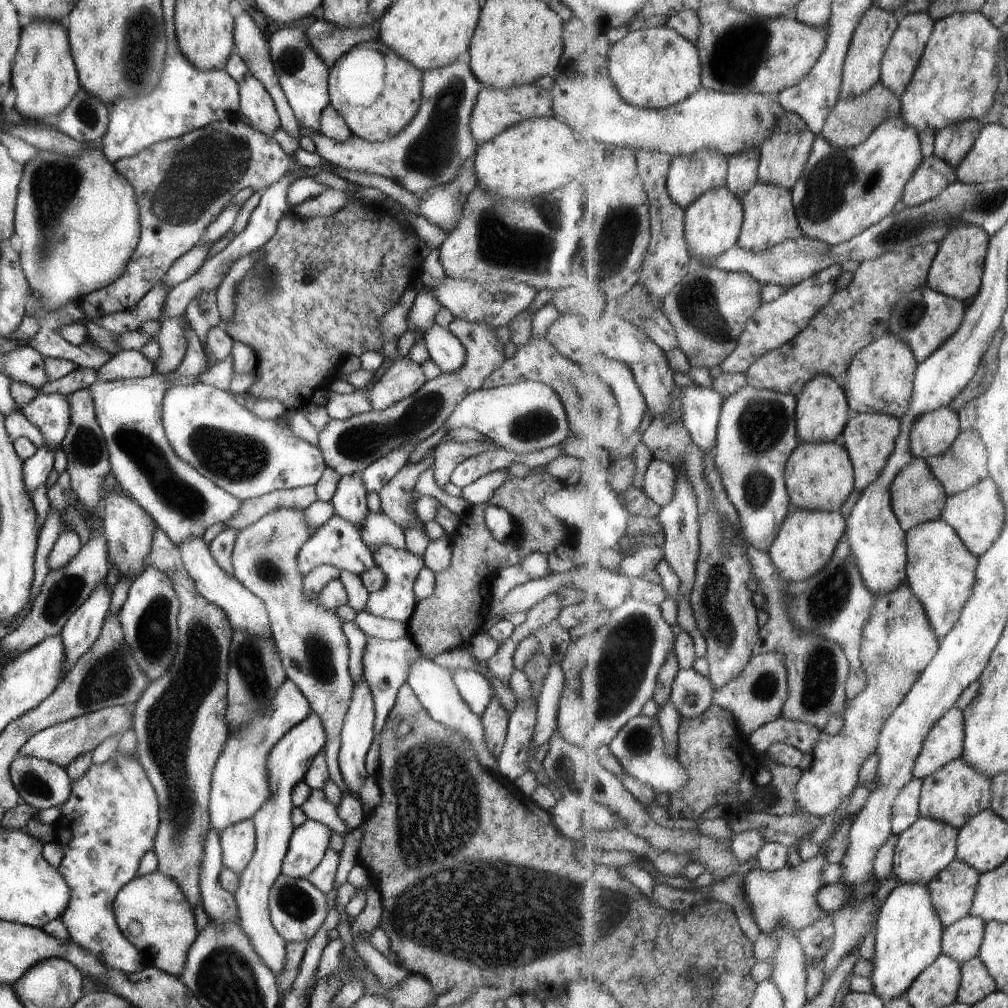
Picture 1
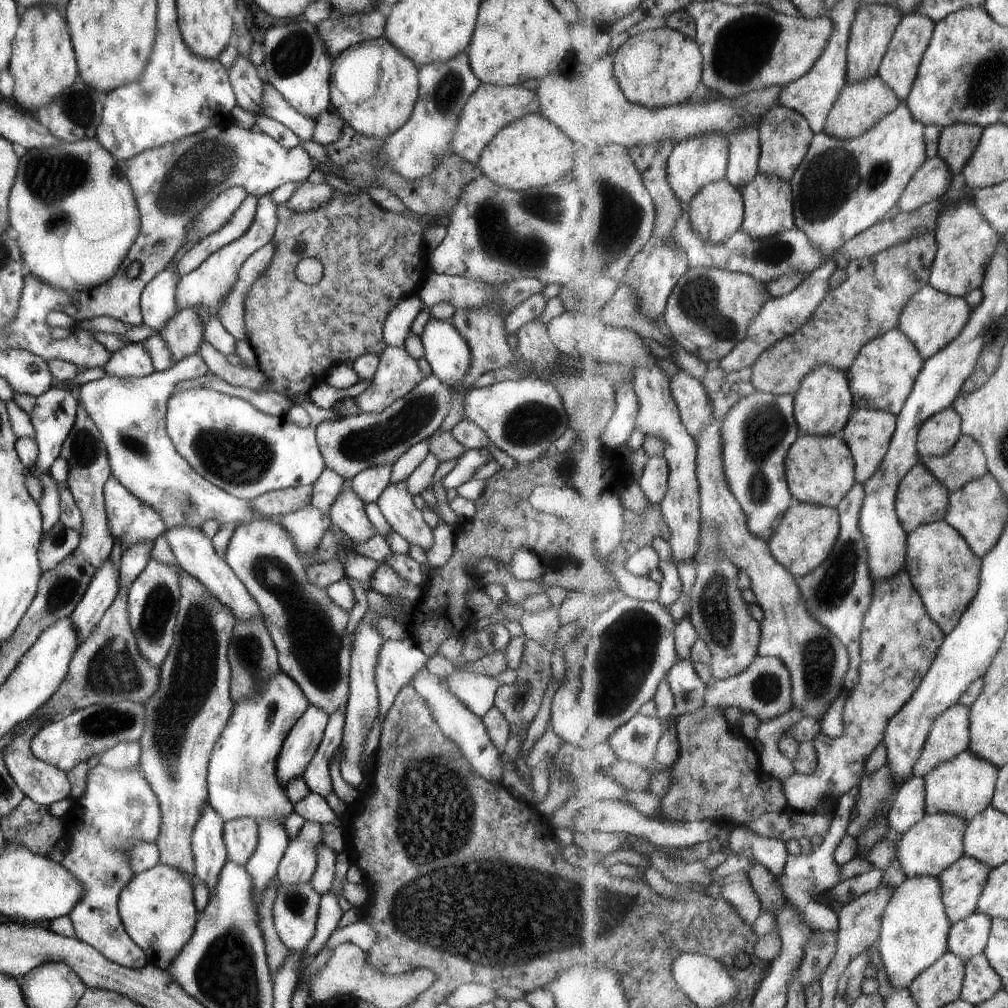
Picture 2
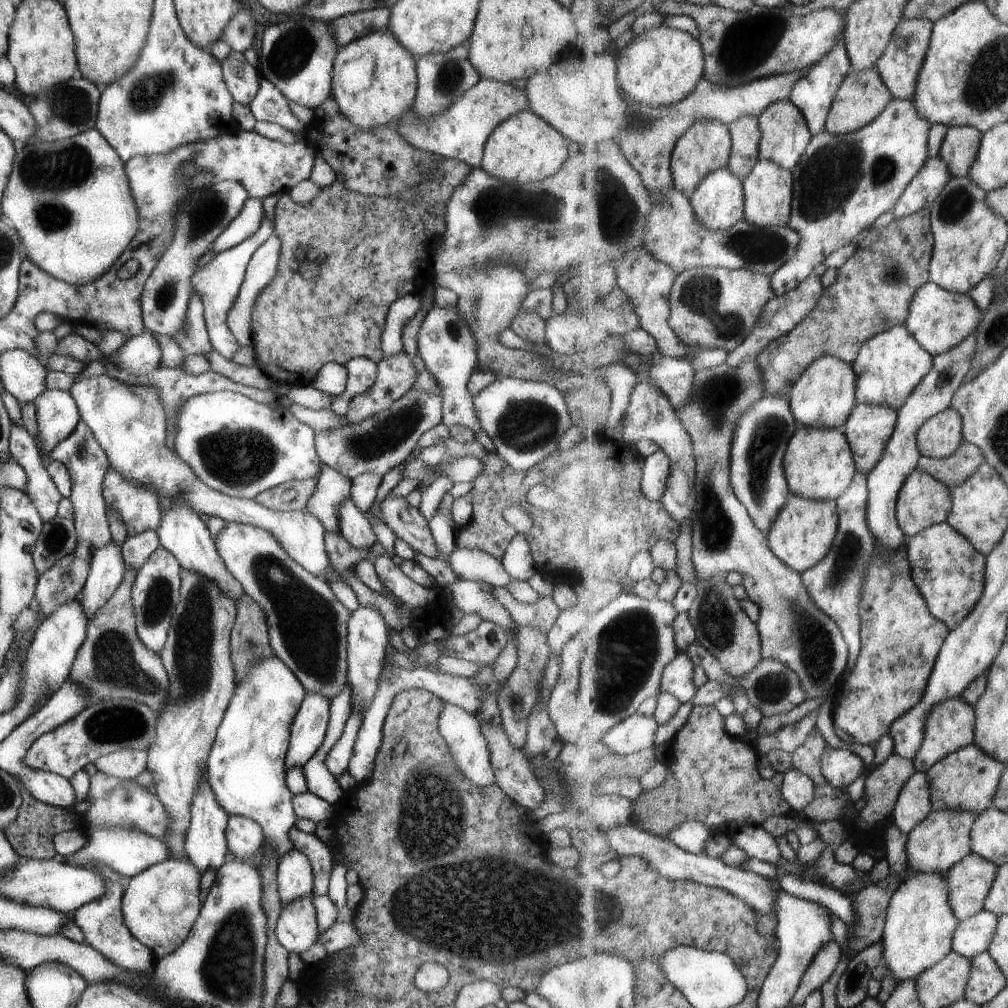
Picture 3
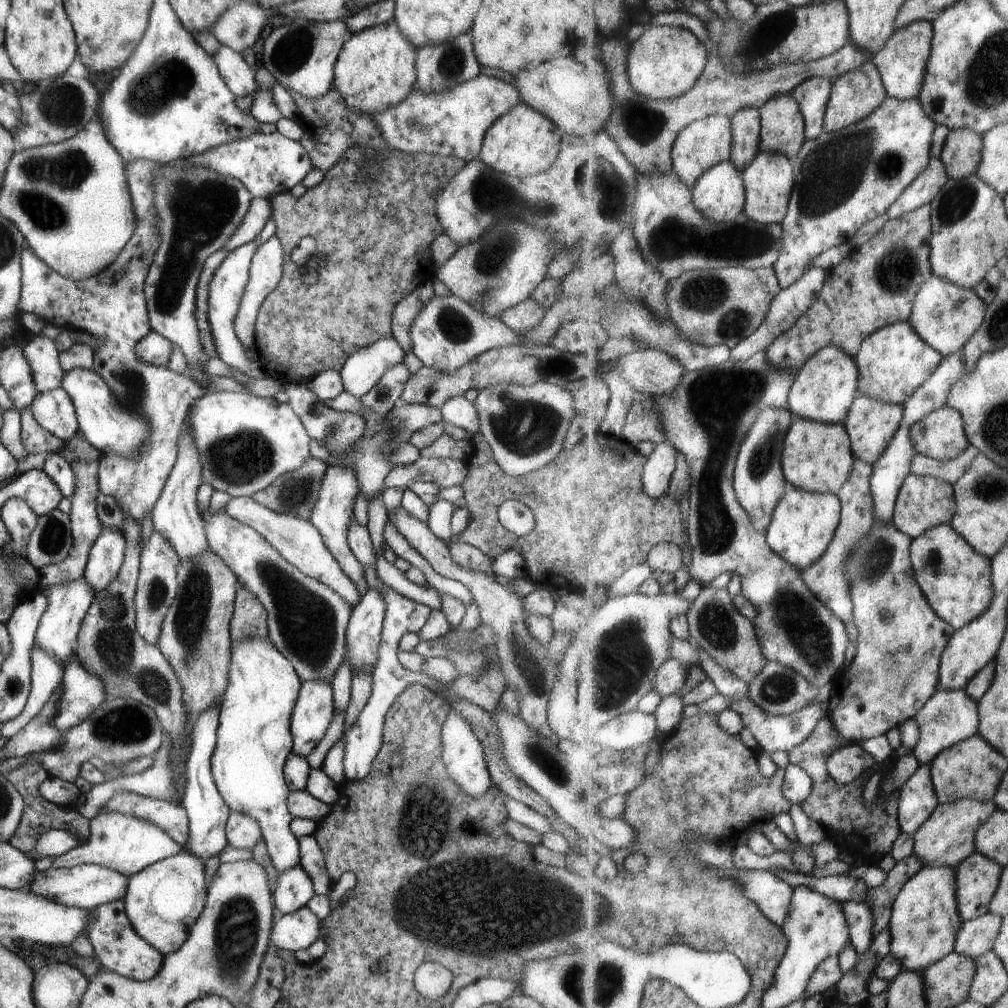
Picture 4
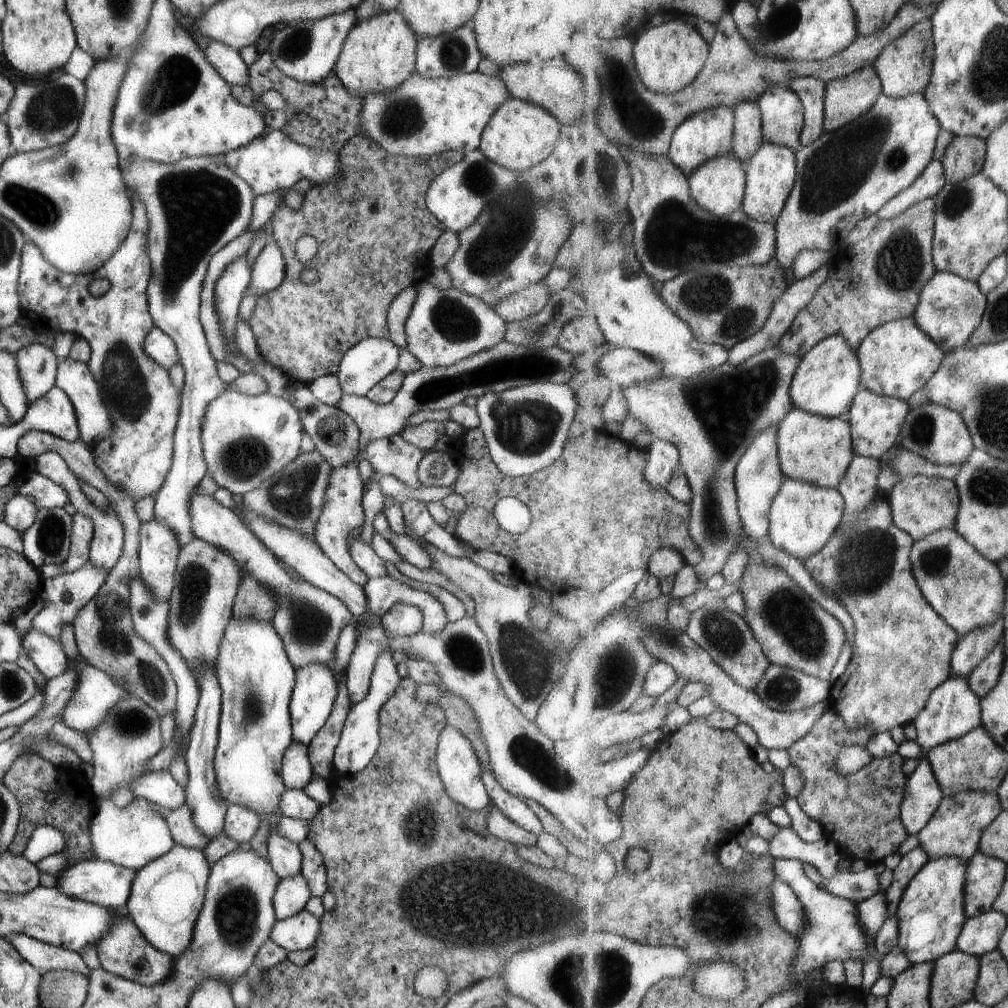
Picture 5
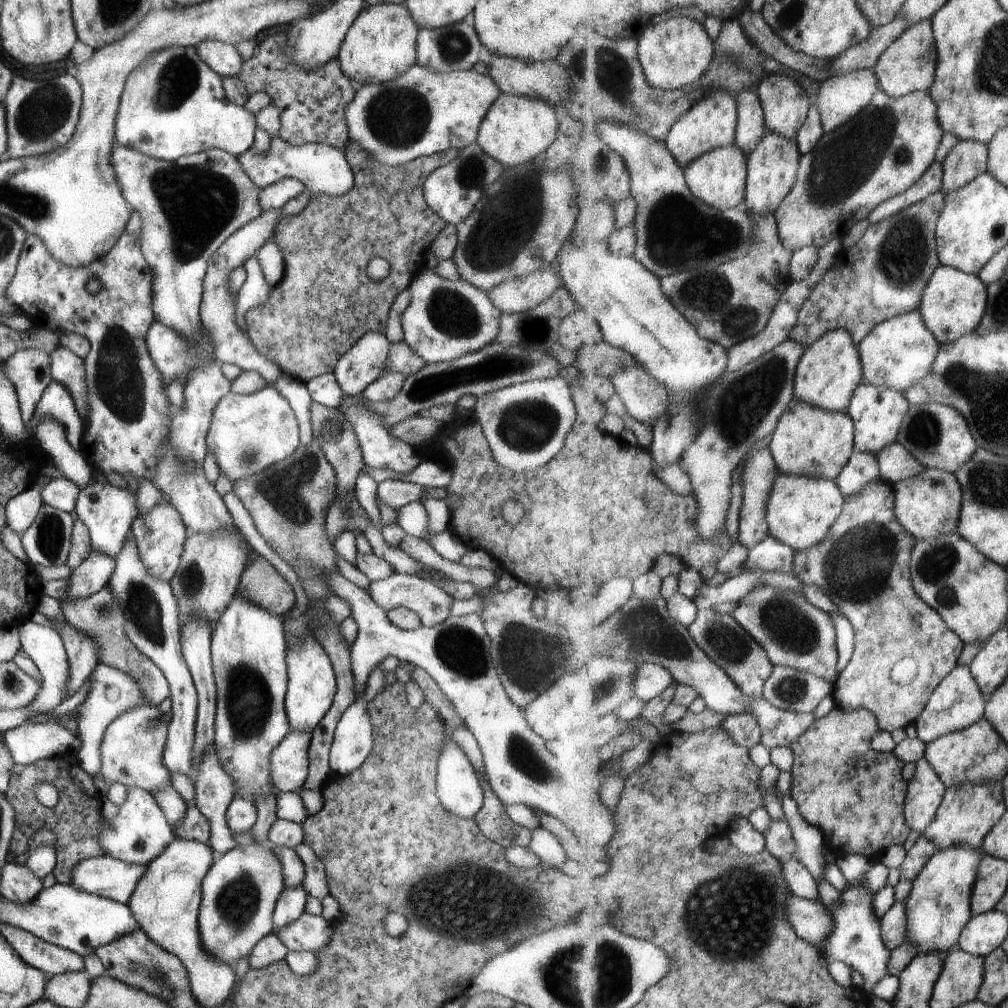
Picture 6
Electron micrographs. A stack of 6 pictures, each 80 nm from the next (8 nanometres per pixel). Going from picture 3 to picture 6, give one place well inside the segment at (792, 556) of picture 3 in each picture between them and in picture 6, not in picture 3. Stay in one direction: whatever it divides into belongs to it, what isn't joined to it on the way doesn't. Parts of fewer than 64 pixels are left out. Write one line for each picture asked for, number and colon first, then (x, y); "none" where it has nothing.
4: (804, 524)
5: (804, 517)
6: (801, 511)

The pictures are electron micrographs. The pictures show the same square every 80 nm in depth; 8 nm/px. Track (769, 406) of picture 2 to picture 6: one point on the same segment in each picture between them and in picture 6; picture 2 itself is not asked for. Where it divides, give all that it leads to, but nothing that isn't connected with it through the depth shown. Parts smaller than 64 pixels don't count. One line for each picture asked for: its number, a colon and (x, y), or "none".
3: (757, 471)
4: (760, 482)
5: (759, 477)
6: (760, 471)

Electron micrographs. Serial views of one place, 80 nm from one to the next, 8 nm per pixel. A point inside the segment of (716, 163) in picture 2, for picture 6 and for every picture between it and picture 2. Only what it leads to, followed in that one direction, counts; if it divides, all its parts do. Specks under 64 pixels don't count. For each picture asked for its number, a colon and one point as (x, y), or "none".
3: (705, 148)
4: (706, 143)
5: (710, 134)
6: (711, 123)

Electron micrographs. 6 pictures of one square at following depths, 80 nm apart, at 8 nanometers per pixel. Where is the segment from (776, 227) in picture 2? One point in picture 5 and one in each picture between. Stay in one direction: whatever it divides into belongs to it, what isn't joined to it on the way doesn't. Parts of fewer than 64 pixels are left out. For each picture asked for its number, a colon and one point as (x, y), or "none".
3: (769, 189)
4: (770, 180)
5: (772, 173)

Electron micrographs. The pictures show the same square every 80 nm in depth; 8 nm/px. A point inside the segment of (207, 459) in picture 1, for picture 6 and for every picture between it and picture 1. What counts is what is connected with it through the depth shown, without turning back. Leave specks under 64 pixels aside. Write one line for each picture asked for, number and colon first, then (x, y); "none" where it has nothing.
2: (245, 453)
3: (238, 447)
4: (243, 442)
5: (245, 439)
6: (247, 433)

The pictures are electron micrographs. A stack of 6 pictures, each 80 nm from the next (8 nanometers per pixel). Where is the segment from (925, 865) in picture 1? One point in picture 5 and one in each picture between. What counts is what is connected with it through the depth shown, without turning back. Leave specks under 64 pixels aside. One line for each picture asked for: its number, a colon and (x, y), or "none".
2: (934, 844)
3: (936, 845)
4: (948, 837)
5: (956, 830)

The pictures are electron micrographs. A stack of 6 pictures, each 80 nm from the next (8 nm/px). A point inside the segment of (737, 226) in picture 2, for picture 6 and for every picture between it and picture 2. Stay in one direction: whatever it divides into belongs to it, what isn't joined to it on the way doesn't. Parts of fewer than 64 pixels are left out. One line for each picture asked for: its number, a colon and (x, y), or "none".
3: (719, 203)
4: (720, 194)
5: (719, 186)
6: (719, 178)

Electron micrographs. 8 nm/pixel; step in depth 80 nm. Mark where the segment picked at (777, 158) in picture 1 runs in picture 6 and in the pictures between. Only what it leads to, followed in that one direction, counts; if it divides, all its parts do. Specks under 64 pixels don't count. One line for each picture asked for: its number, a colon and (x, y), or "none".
2: (786, 136)
3: (786, 135)
4: (784, 130)
5: (783, 116)
6: (786, 103)

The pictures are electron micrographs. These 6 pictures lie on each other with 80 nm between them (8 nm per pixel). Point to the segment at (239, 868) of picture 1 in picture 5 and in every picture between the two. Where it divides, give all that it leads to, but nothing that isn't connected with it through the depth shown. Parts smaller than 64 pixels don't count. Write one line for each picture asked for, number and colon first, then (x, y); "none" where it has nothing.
2: (240, 835)
3: (243, 836)
4: (241, 831)
5: (240, 823)

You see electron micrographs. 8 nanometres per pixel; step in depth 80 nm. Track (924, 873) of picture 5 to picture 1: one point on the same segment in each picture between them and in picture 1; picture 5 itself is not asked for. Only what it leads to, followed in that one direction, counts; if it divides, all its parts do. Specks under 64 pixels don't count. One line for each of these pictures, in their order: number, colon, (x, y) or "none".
1: (908, 939)
2: (915, 927)
3: (920, 925)
4: (925, 922)

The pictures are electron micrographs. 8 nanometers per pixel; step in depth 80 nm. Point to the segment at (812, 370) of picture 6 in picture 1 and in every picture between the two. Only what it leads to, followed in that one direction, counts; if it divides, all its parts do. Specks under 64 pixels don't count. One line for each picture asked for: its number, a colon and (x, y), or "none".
1: (823, 411)
2: (823, 406)
3: (824, 397)
4: (824, 390)
5: (828, 378)

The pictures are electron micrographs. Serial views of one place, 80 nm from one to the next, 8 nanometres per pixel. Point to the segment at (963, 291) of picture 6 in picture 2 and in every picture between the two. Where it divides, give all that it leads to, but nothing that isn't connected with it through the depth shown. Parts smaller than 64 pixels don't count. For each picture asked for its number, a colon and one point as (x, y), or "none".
2: (932, 319)
3: (939, 319)
4: (946, 316)
5: (952, 308)

